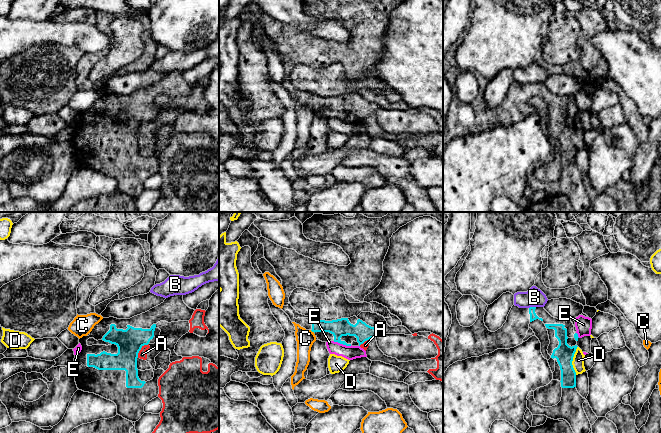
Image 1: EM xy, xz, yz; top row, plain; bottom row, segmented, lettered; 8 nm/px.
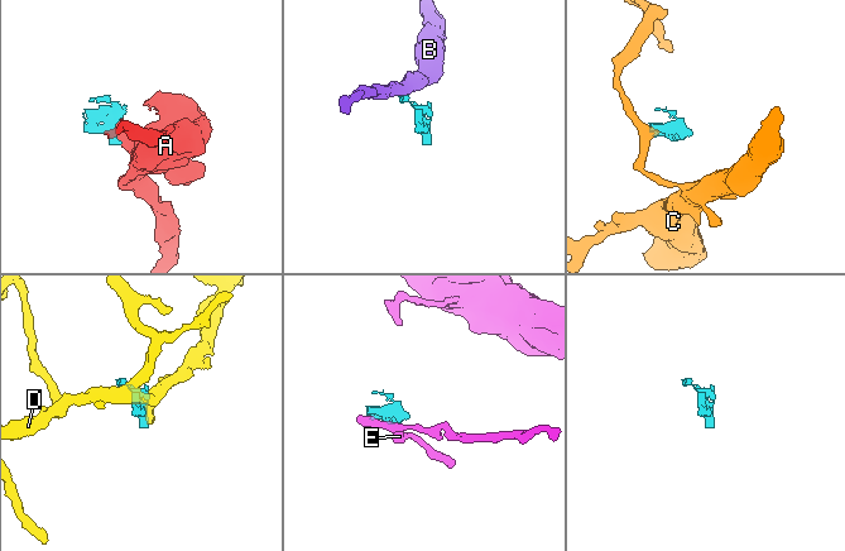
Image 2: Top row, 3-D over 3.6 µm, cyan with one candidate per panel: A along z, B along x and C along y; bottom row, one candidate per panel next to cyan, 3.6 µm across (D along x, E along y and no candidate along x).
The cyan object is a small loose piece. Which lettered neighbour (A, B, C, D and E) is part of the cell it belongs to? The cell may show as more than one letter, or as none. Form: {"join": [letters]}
{"join": []}

